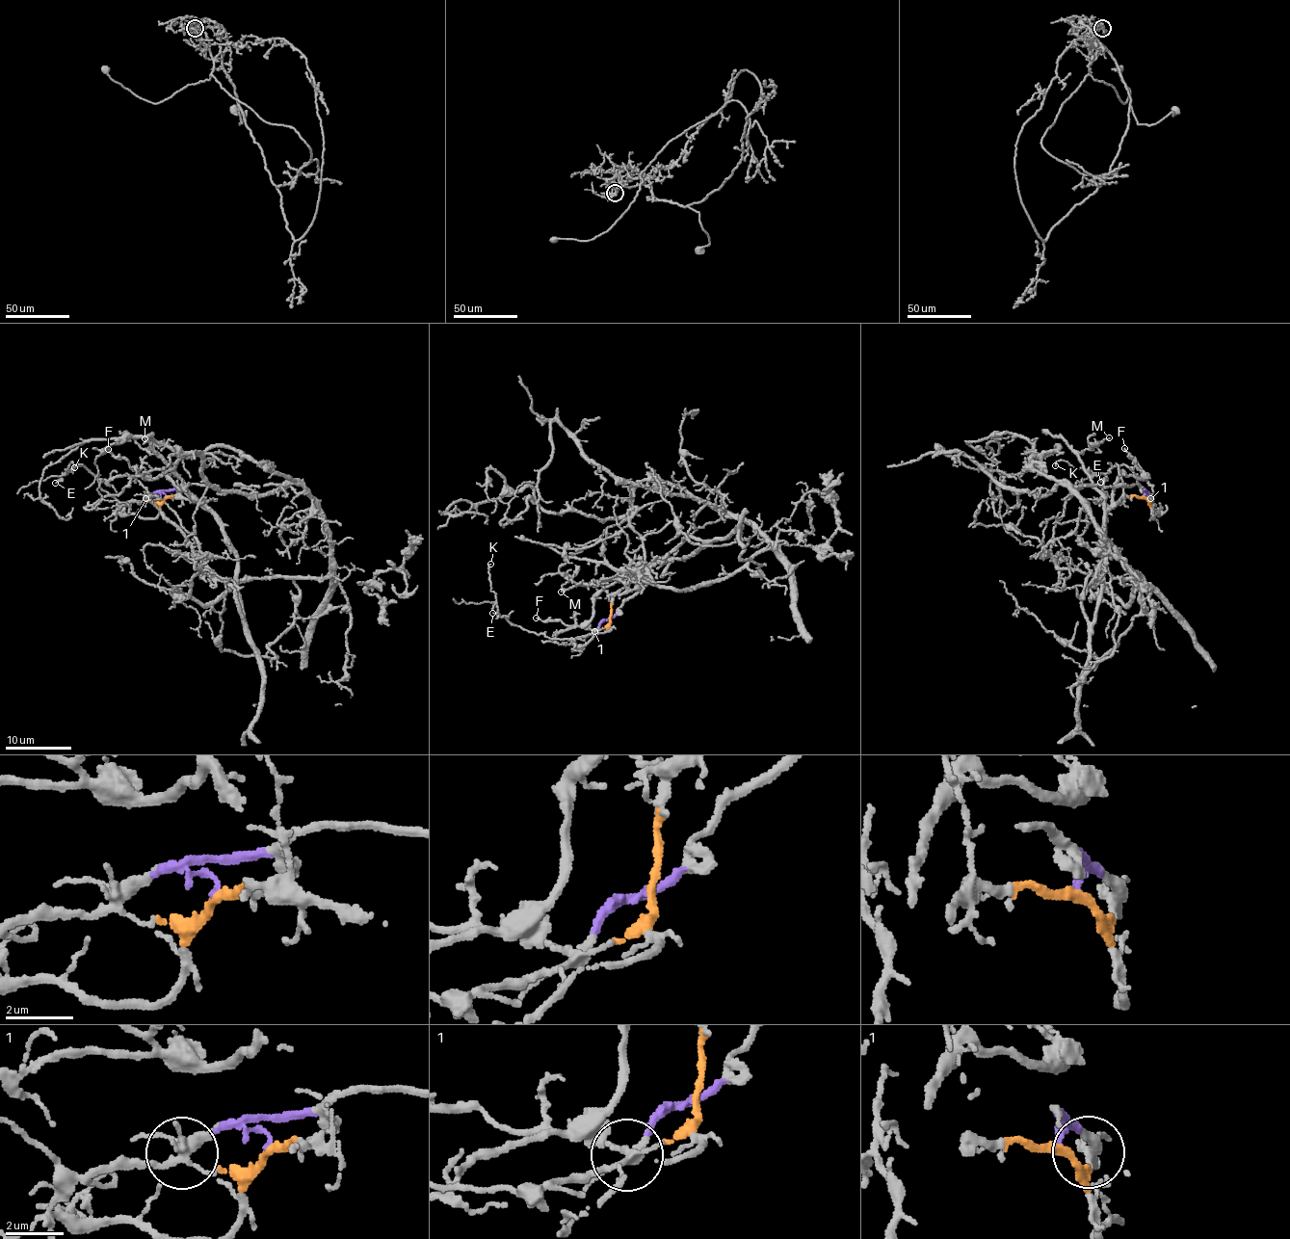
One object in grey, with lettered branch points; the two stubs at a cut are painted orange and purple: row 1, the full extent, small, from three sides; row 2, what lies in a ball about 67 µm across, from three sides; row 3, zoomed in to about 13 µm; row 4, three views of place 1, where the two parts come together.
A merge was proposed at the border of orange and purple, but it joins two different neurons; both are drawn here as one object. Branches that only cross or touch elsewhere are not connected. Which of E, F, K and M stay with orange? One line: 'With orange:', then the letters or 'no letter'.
With orange: F, M

